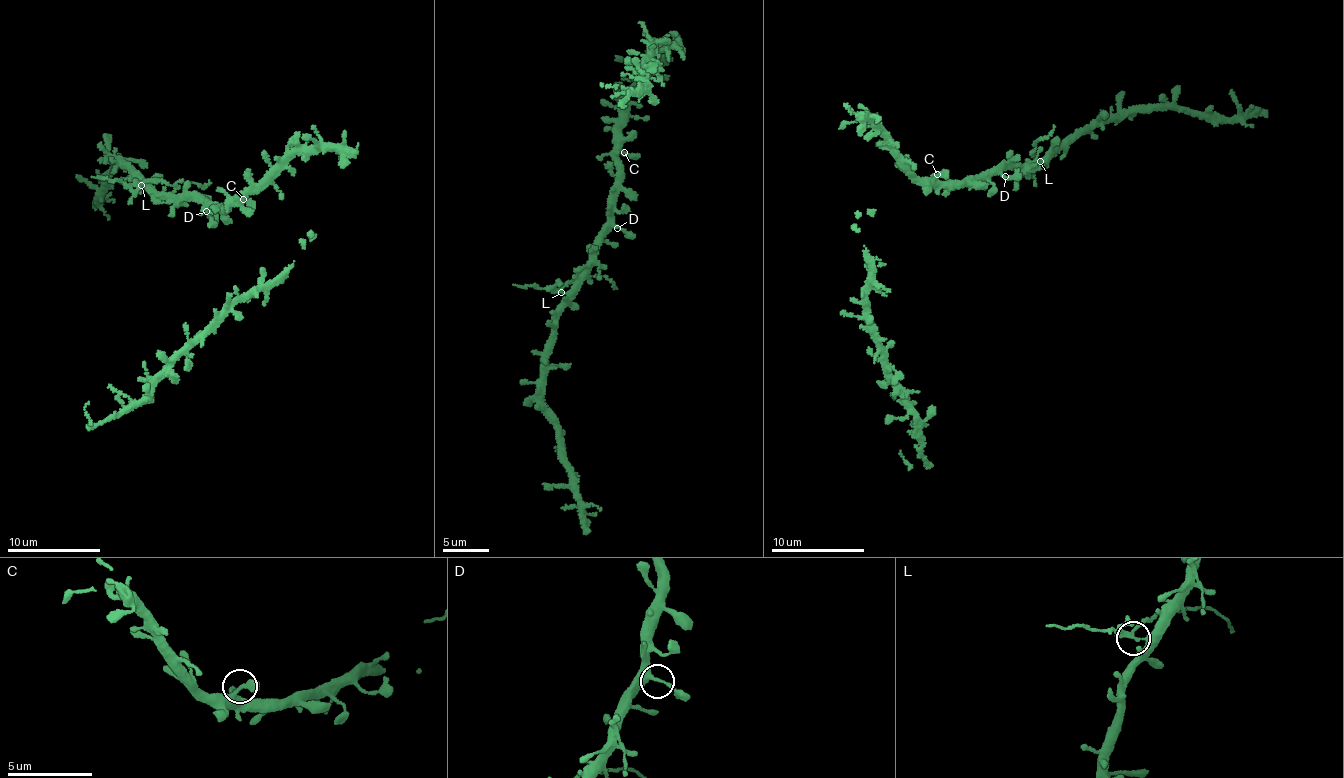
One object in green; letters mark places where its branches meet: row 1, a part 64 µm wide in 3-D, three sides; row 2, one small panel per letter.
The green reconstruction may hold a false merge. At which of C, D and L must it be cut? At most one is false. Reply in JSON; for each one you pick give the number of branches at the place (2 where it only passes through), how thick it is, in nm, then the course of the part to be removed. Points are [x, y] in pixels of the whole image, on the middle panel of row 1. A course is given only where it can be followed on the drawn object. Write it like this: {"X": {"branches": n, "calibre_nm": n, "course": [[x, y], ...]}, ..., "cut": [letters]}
{"L": {"branches": 3, "calibre_nm": 200, "course": [[562, 292], [569, 282], [582, 276], [606, 277], [614, 289]]}, "cut": ["L"]}

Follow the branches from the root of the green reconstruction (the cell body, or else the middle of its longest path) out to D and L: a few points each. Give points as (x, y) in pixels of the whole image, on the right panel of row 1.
D: (945, 182), (969, 184), (987, 179), (995, 172), (1005, 176)
L: (945, 182), (969, 184), (987, 179), (1001, 169), (1036, 169), (1041, 161)

